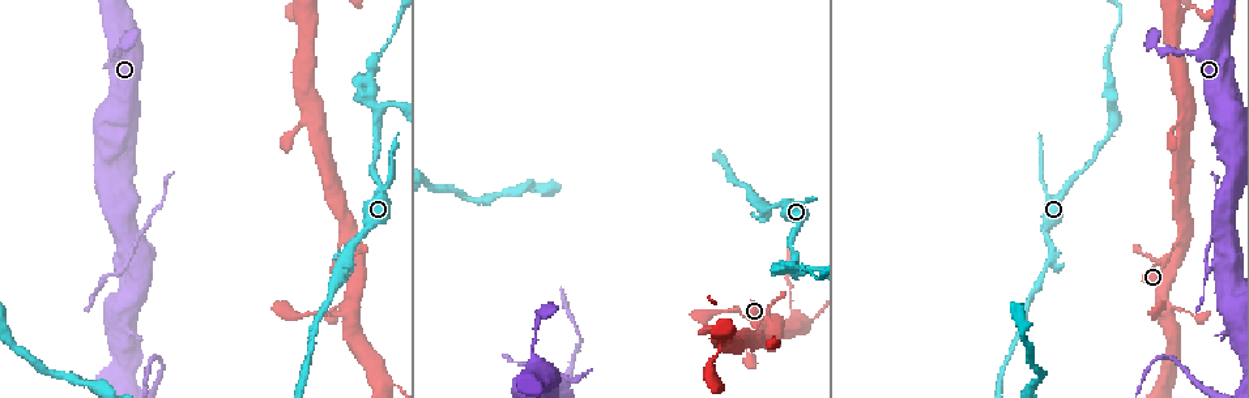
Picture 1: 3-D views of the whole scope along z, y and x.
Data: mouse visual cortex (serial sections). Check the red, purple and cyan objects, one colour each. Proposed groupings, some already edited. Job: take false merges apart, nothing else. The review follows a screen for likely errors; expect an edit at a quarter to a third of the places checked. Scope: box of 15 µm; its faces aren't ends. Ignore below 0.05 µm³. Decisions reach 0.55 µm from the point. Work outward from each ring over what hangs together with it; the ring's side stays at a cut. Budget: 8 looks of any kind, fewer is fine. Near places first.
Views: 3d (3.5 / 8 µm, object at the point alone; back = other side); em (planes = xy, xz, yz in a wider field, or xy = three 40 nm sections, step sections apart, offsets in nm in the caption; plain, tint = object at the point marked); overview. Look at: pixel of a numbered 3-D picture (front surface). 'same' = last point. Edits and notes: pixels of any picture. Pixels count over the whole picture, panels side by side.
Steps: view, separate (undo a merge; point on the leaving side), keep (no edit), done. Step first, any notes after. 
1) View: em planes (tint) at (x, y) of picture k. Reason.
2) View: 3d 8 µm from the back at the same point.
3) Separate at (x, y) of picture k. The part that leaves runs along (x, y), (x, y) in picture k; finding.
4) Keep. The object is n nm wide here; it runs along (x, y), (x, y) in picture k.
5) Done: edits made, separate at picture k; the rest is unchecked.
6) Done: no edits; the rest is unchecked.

View: 3d 3.5 µm at (1214, 260) of picture 1.

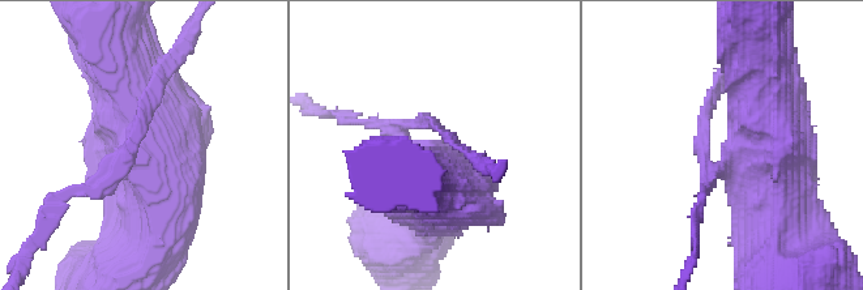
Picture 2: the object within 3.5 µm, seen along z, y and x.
View: em xy step 5 (tint) at (736, 155) of picture 2. Need the tissue.

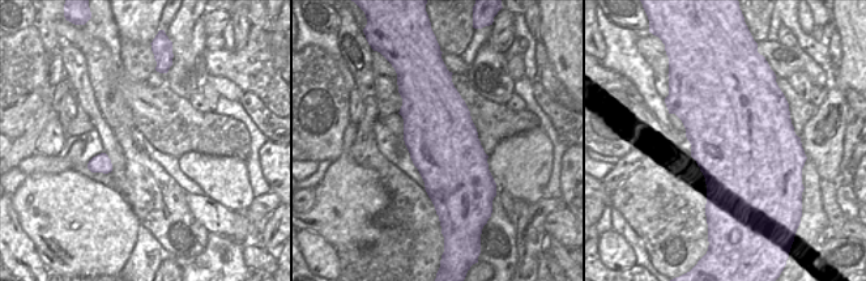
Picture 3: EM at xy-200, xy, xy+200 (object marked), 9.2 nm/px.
Separate at (65, 192) of picture 2. The object is 650 nm wide here; the part that leaves runs along (712, 170), (701, 141), (722, 73) in picture 2; two cells meet here.

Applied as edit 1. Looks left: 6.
View: 3d 3.5 µm at (762, 211) of picture 1. Arms part here.

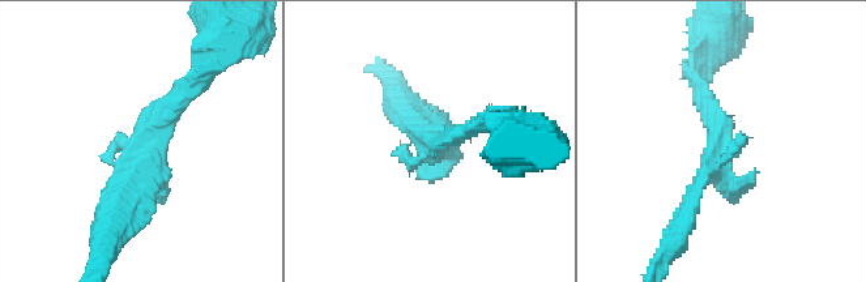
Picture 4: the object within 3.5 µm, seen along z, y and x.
View: em xy step 2 (tint) at (137, 162) of picture 4.

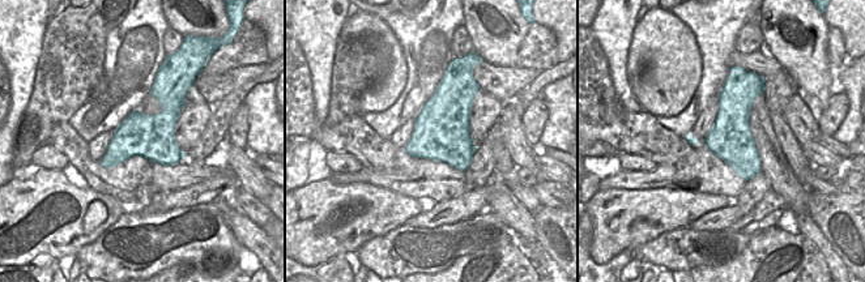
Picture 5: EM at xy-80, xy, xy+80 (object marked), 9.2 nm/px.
Keep. The object is 500 nm wide here; it runs along (186, 93), (145, 133), (110, 230) in picture 4; all the same cell.

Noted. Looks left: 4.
View: 3d 3.5 µm from the back at (1180, 240) of picture 1.

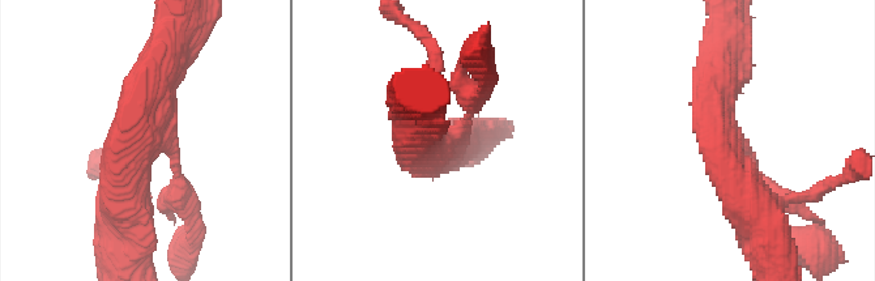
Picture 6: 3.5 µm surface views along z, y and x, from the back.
View: em xy step 3 (tint) at (450, 139) of picture 6. 3 arms meet here; the arms are 250, 500, 500 nm wide.

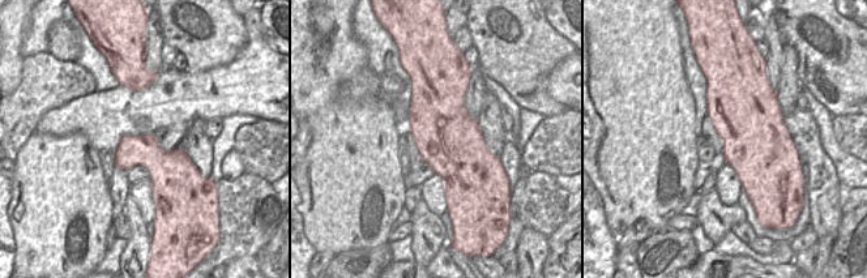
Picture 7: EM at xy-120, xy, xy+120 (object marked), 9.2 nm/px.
View: em xy step 2 (tint) at the same point.

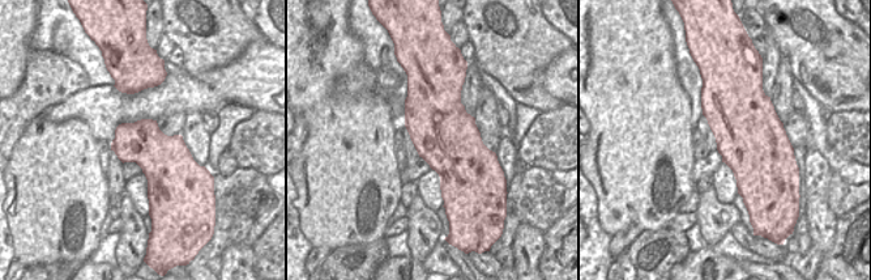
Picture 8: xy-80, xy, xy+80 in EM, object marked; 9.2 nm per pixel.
Keep. It runs along (776, 201), (716, 118), (726, 58) in picture 6; all the same cell.

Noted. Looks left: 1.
Done: edits made, separate at picture 2; the rest is unchecked.

